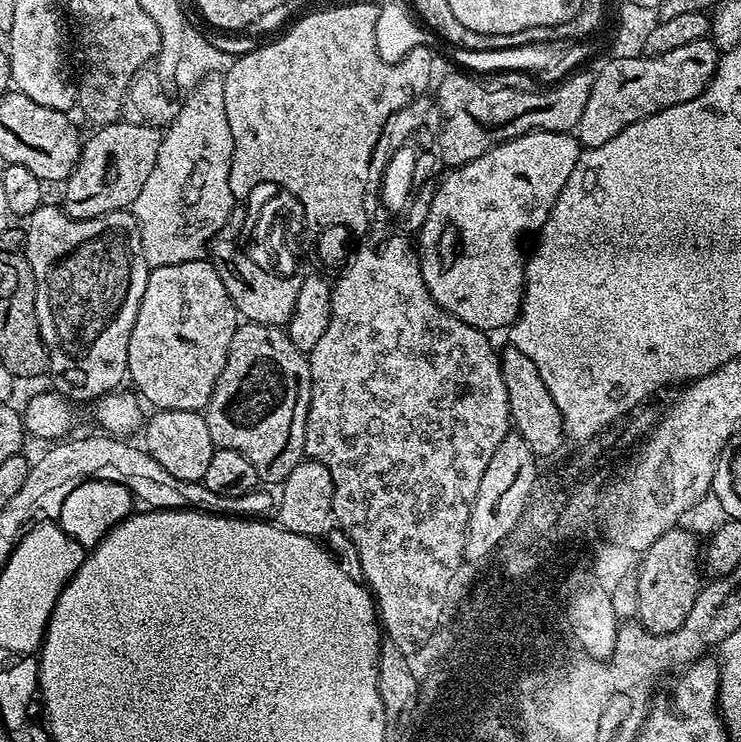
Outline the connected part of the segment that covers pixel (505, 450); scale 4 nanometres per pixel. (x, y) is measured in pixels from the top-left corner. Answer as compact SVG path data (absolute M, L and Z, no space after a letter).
M508 433L498 450L494 450L494 458L490 458L490 466L486 466L486 474L482 474L480 496L476 509L470 513L470 522L466 530L465 542L468 543L468 555L480 556L487 552L492 544L508 532L519 516L523 507L524 496L532 482L532 459L528 450L516 436Z

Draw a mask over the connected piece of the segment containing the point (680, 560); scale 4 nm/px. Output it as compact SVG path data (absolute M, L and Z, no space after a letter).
M681 526L662 534L639 557L640 569L634 575L637 590L635 619L653 636L667 636L678 630L694 606L702 587L702 544L694 532Z

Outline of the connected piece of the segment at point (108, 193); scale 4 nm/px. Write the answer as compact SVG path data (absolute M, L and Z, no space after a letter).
M117 122L97 127L93 132L96 133L89 140L87 137L83 141L77 164L62 184L64 213L75 220L131 209L158 158L161 133L155 127Z

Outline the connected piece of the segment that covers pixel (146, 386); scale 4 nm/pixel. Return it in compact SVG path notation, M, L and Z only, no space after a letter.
M211 259L158 266L148 273L146 294L130 334L127 379L156 410L207 409L218 374L226 366L230 338L238 327L238 313Z

